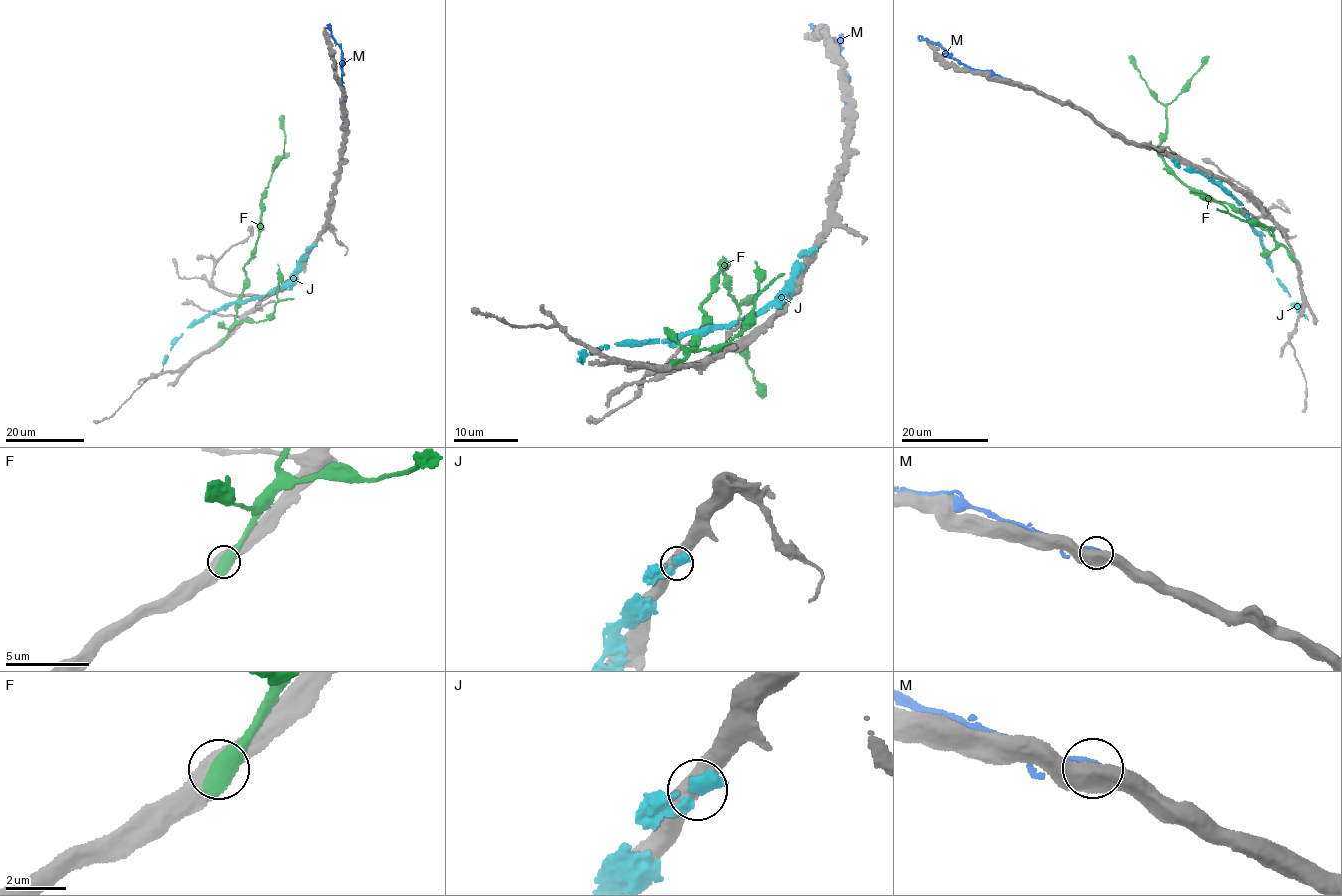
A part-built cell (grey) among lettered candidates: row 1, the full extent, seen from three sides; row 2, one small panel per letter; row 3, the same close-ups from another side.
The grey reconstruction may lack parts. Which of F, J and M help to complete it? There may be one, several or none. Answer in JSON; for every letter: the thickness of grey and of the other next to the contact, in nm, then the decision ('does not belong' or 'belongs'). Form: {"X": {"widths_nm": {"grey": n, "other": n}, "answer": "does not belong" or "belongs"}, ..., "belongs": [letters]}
{"F": {"widths_nm": {"grey": 500, "other": 750}, "answer": "does not belong"}, "J": {"widths_nm": {"grey": 750, "other": 480}, "answer": "does not belong"}, "M": {"widths_nm": {"grey": 550, "other": 340}, "answer": "does not belong"}, "belongs": []}

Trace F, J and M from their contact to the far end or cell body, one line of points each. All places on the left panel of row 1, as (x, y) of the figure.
F: (221, 341), (236, 314), (245, 279), (244, 267), (258, 237), (261, 197), (283, 154), (285, 138), (281, 115)
J: (313, 246), (306, 251), (286, 282), (268, 294), (224, 304), (194, 320), (173, 345), (160, 374)
M: (343, 126), (345, 94), (341, 49), (327, 24)

